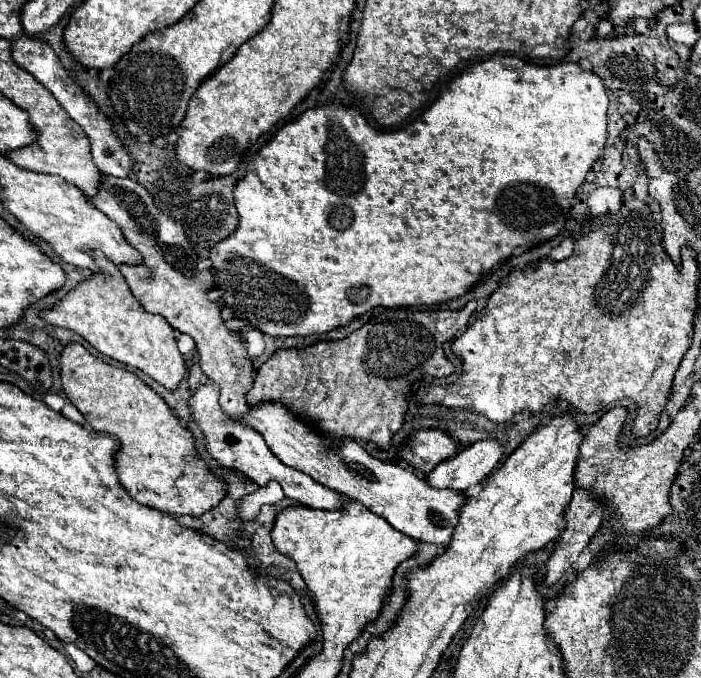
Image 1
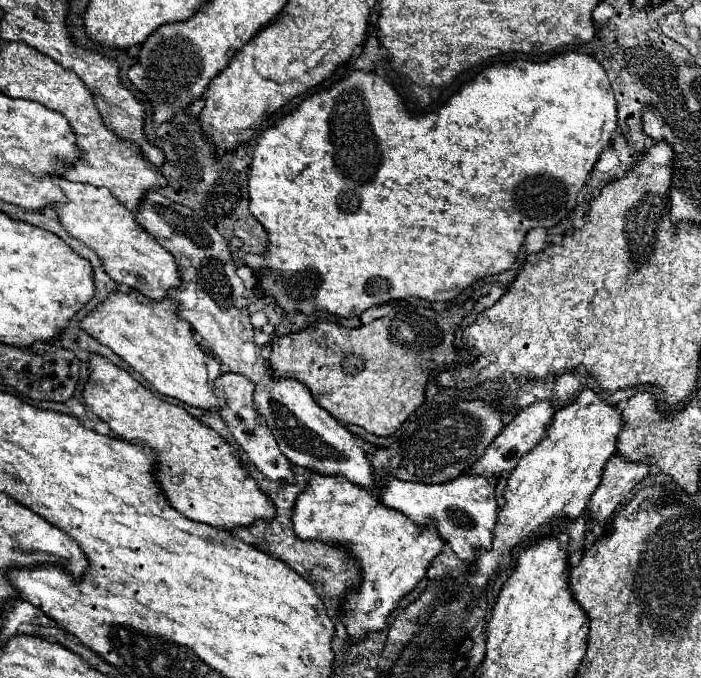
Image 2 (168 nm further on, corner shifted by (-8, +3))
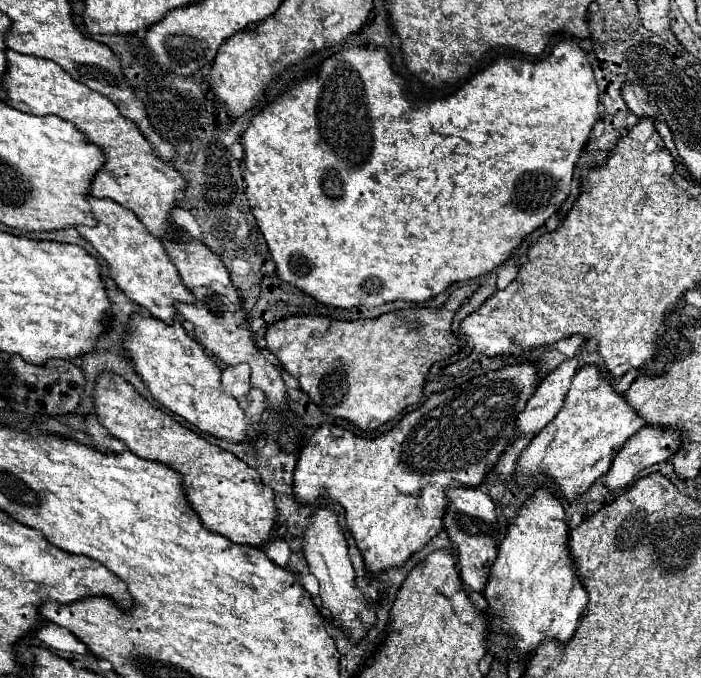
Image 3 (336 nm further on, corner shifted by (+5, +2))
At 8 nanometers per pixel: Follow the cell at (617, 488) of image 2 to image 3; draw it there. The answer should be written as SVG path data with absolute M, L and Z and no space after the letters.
M642 427L616 453L608 473L602 477L602 485L608 491L624 489L632 485L634 477L642 469L670 459L670 455L678 447L680 447L680 437L676 435L674 429Z

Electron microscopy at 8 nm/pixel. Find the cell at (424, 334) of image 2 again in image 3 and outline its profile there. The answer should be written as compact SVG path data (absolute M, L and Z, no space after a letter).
M466 285L450 293L448 301L438 307L412 307L404 311L384 313L374 319L360 321L336 321L318 315L290 315L274 323L266 331L266 349L276 355L280 365L300 381L300 389L328 415L342 417L362 431L374 431L386 421L394 419L400 411L414 405L422 397L424 377L428 369L458 351L460 341L452 335L452 315L458 311L462 301L472 295L472 287Z

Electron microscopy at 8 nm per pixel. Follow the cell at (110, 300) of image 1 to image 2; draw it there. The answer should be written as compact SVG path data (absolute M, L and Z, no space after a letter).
M139 290L113 292L81 322L81 328L103 346L109 346L115 354L119 354L159 394L177 398L201 410L223 408L225 394L215 388L215 380L225 372L225 368L221 362L201 350L193 338L191 326L177 318L177 310L179 304L175 300L155 302L143 296Z

